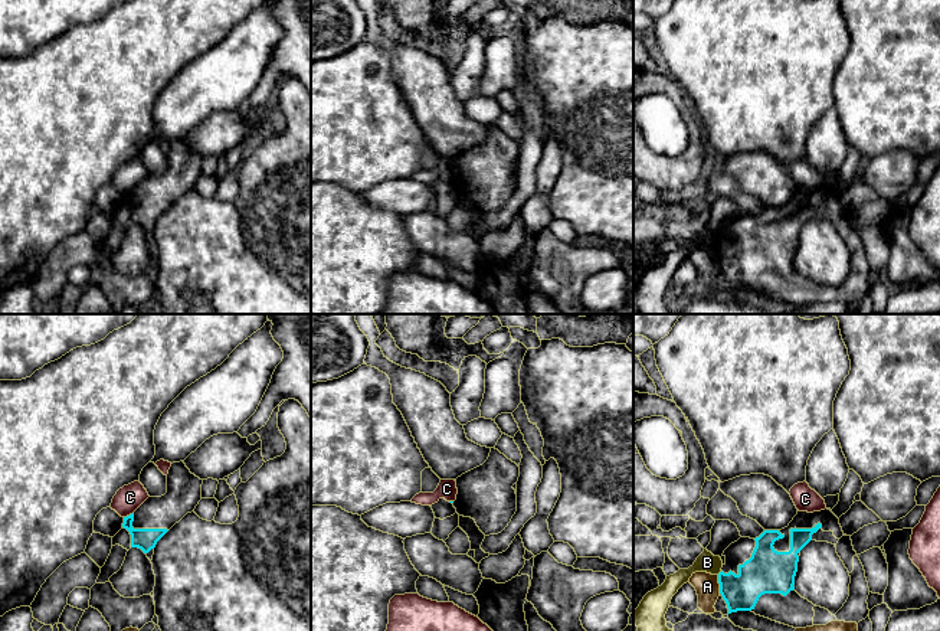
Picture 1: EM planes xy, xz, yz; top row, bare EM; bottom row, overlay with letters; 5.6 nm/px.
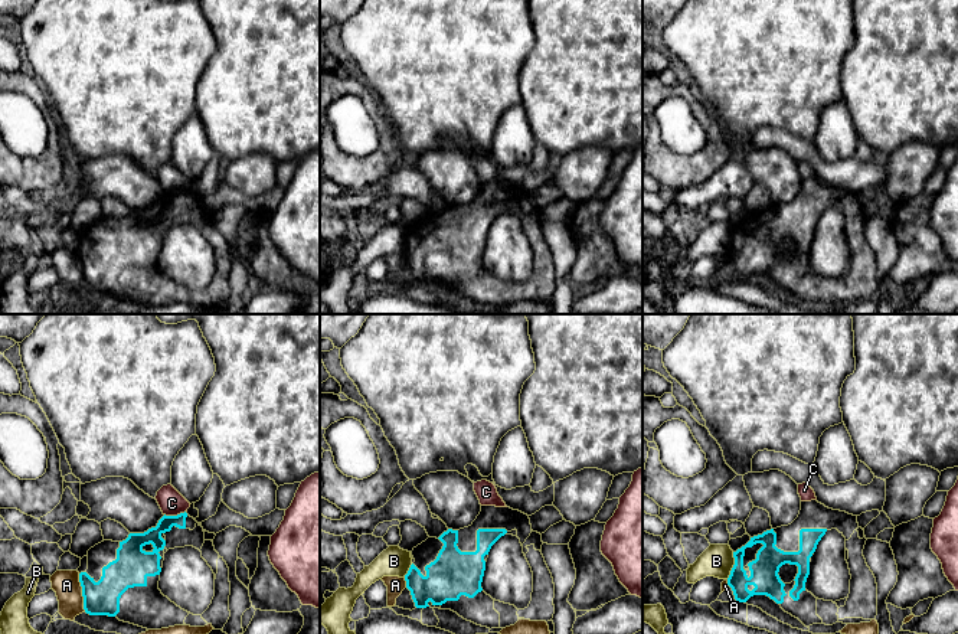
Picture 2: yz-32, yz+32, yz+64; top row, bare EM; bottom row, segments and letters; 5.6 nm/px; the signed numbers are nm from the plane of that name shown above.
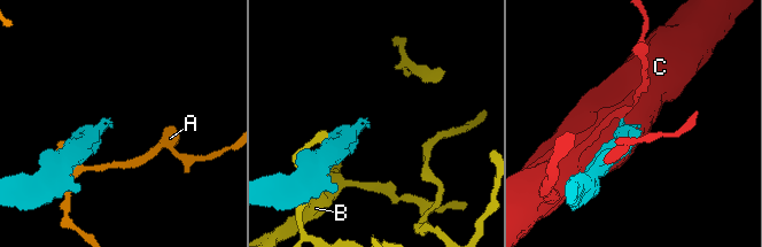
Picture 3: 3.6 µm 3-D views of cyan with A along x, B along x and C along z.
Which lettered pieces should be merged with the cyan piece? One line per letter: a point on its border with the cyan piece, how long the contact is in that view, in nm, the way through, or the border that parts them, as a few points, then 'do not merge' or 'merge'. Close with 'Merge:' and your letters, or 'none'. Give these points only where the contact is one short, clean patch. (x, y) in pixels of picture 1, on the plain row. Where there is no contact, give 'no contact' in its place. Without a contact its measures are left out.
A: contact yz (719, 260); length 110 nm; do not merge
B: contact yz (720, 249); length 40 nm; do not merge
C: contact xy (130, 192); length 70 nm; border xy (133, 189), (124, 195); do not merge
Merge: none

